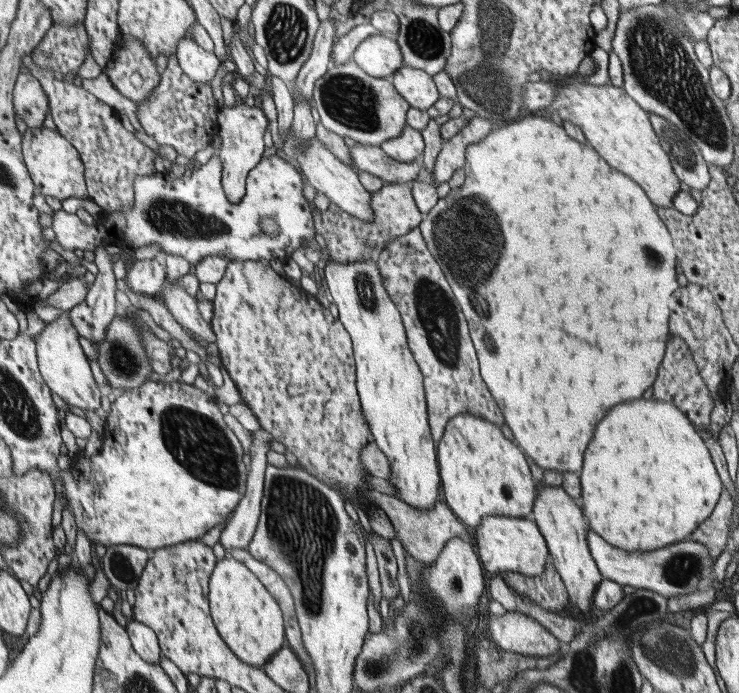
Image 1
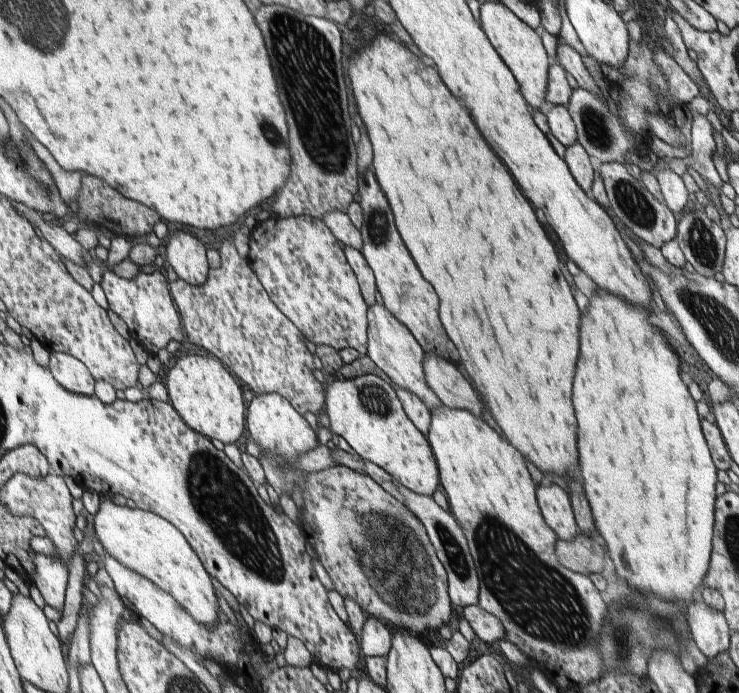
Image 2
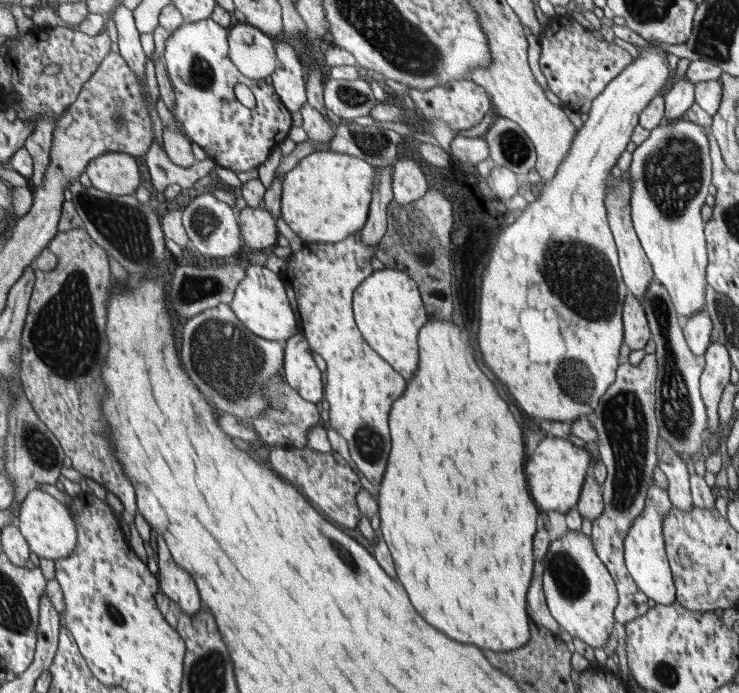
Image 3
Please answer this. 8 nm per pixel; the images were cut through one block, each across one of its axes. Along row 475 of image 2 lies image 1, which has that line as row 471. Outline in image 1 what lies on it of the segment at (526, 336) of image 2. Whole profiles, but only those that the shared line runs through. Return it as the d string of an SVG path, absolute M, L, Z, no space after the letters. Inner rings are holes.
M538 116L509 122L509 125L503 128L493 129L485 139L469 145L463 167L466 176L464 184L451 188L448 195L438 199L438 203L424 214L420 225L429 251L446 268L444 273L450 289L463 312L466 312L464 318L468 324L470 342L473 341L472 346L475 347L474 352L478 358L480 378L486 383L496 404L502 404L502 414L506 418L508 428L514 434L514 442L544 471L580 472L584 452L602 416L606 416L606 412L612 406L626 401L626 398L631 401L642 397L644 390L652 386L652 382L656 380L656 368L662 362L668 342L668 302L674 300L672 292L680 287L676 280L677 247L673 243L672 234L666 229L665 222L658 216L657 206L646 196L640 184L611 168L593 149L590 142L574 140L566 135L563 126L557 126L553 121ZM480 284L484 284L484 298L488 302L488 312L492 314L486 318L486 322L482 322L482 316L474 312L474 296L478 296ZM490 338L494 340L494 352L486 347L486 340Z

